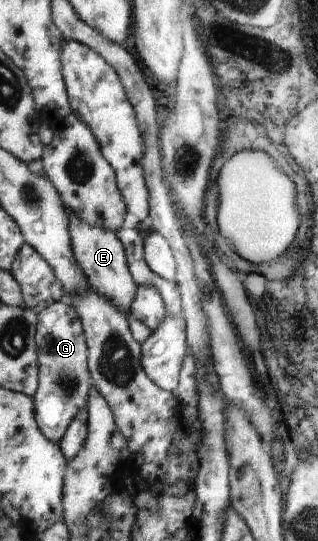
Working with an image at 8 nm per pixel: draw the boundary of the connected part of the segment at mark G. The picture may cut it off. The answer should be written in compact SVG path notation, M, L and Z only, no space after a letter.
M67 300L53 303L39 315L39 319L36 333L39 387L32 397L35 419L45 439L59 445L77 412L88 404L88 393L93 387L91 367L88 365L88 344L80 315Z

